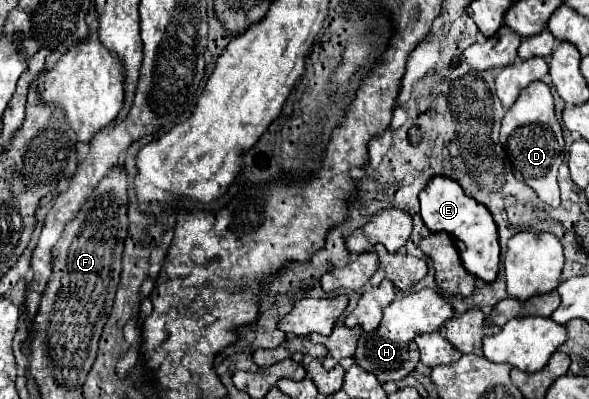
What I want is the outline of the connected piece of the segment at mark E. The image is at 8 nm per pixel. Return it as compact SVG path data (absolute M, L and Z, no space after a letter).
M445 176L431 178L425 190L419 194L419 202L421 218L431 232L447 232L465 244L465 250L459 252L465 270L483 282L493 282L499 272L499 238L491 212L483 204L469 198L455 180Z

